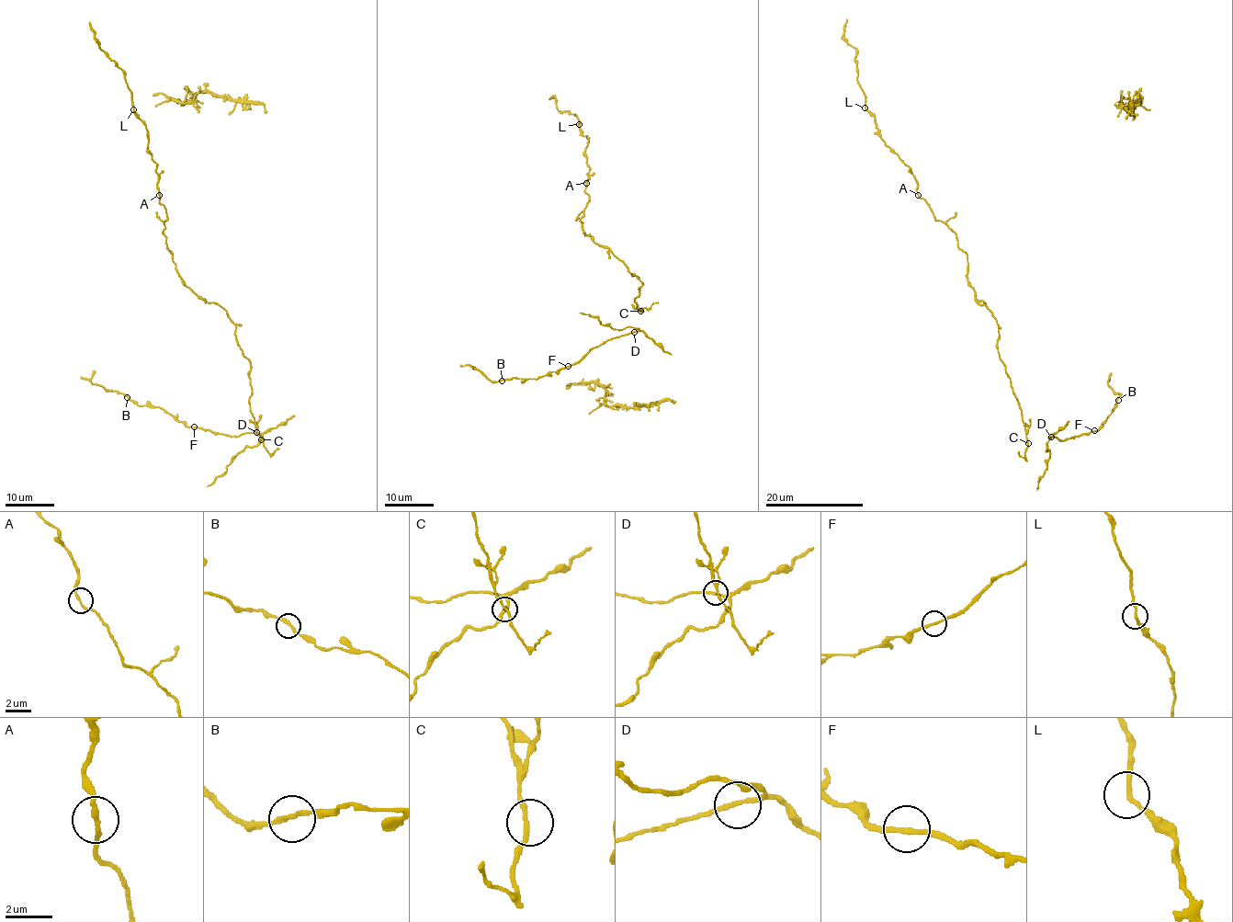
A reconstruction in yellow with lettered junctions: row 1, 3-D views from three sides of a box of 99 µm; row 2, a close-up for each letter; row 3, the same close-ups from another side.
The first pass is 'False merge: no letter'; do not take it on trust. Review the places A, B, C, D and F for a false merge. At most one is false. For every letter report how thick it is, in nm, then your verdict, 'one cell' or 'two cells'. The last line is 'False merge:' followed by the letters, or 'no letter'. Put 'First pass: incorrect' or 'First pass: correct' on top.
First pass: correct
A: 190 nm | one cell
B: 190 nm | one cell
C: 190 nm | one cell
D: 180 nm | one cell
F: 190 nm | one cell
False merge: no letter

